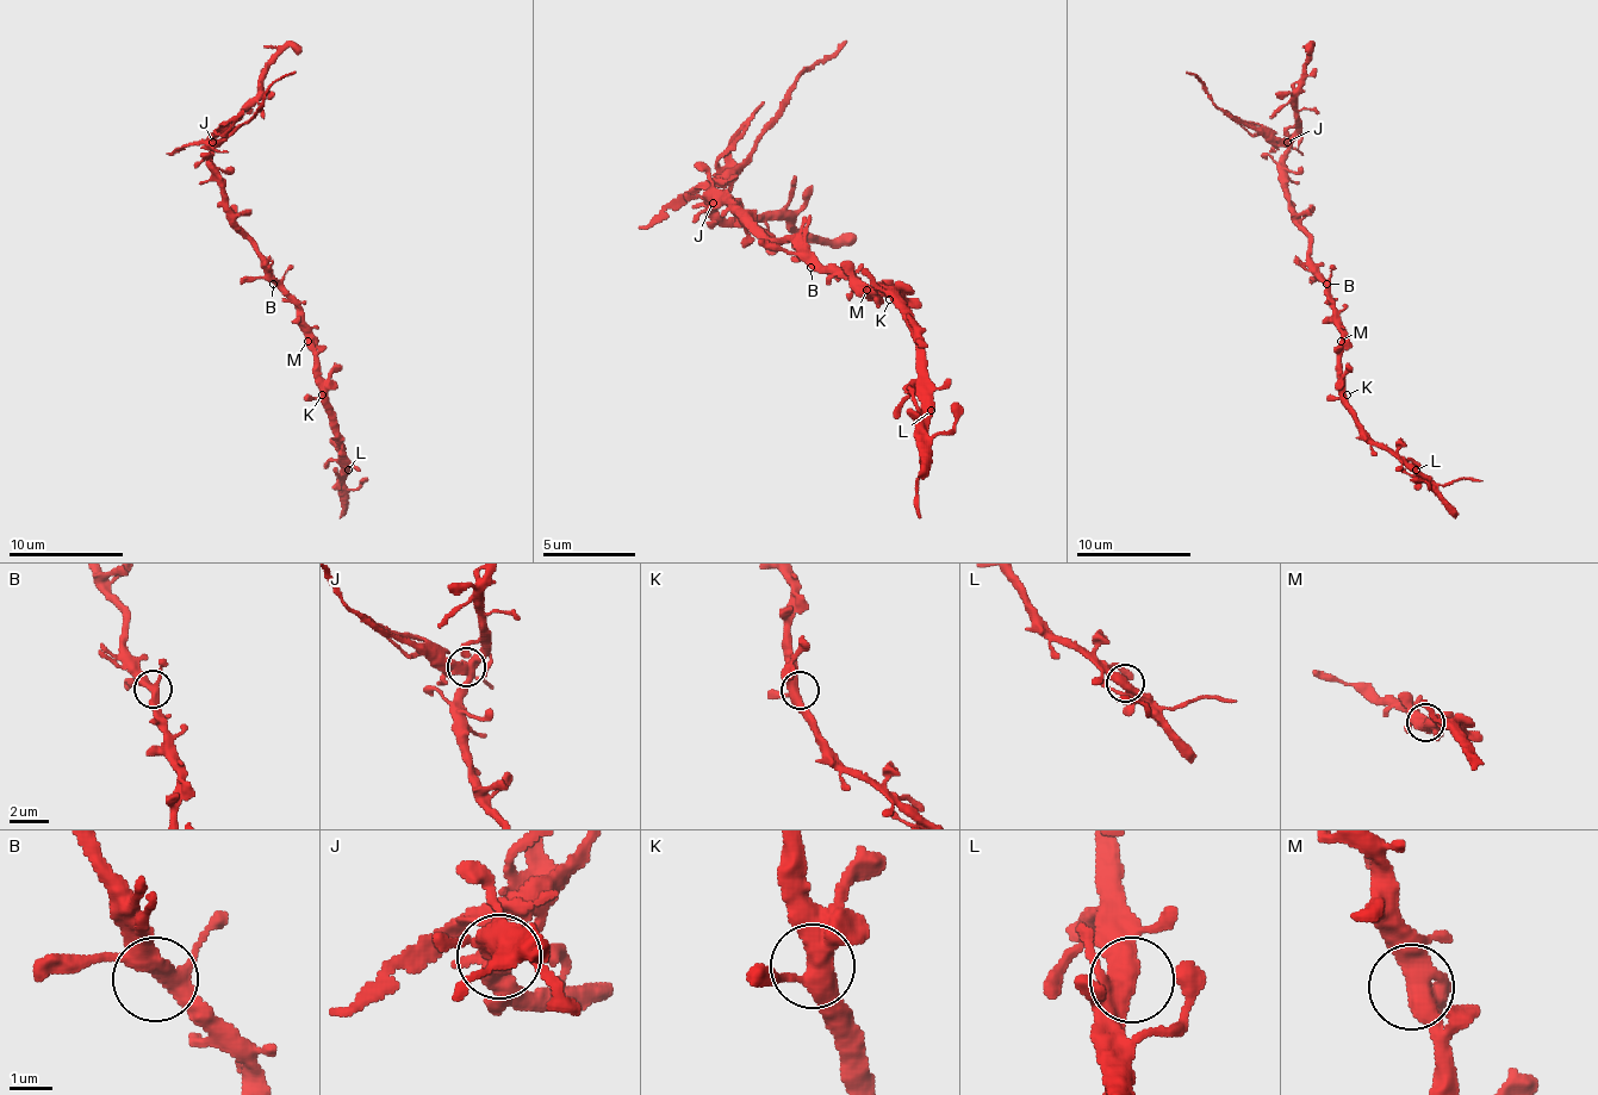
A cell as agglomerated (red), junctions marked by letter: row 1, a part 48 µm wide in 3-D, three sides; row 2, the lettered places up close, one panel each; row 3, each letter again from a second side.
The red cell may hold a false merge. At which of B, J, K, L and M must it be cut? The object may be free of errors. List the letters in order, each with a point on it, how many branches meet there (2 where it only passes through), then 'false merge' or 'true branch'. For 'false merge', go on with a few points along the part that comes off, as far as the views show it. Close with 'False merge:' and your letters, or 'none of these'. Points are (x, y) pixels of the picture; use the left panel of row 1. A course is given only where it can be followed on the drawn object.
B: place (273, 284); branches 4; true branch
J: place (212, 142); branches 3; false merge; course (212, 142), (222, 142), (244, 123), (265, 99), (265, 93), (296, 70)
K: place (322, 394); branches 3; true branch
L: place (348, 470); branches 3; true branch
M: place (308, 341); branches 4; true branch
False merge: J

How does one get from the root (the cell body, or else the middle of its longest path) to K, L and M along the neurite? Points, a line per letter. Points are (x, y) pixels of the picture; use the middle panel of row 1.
K: (820, 262), (834, 267), (857, 290), (884, 290), (889, 299)
L: (820, 262), (834, 267), (857, 290), (884, 290), (899, 304), (903, 322), (918, 346), (918, 397), (931, 410)
M: (820, 262), (834, 267), (857, 290), (866, 290)

